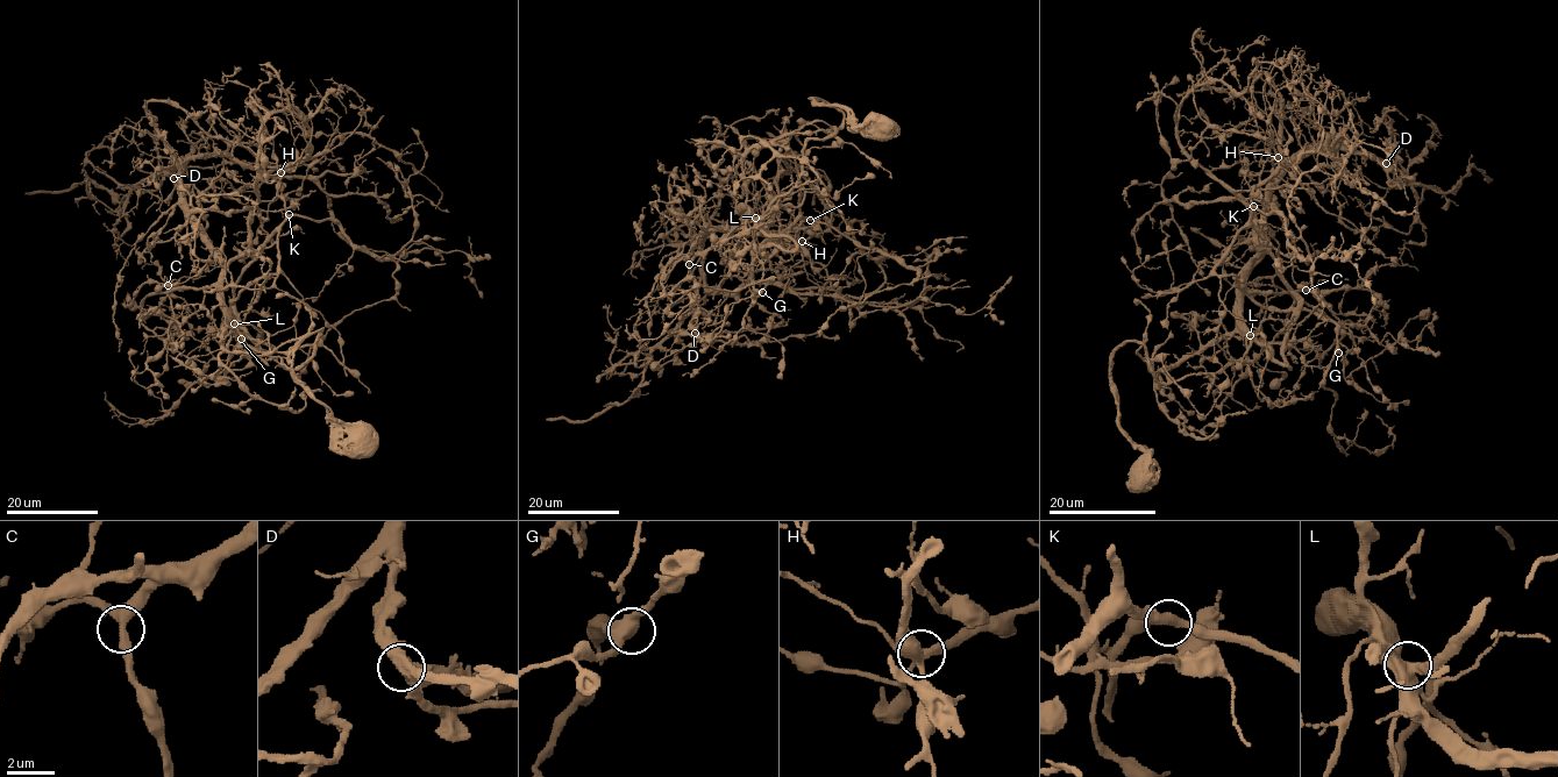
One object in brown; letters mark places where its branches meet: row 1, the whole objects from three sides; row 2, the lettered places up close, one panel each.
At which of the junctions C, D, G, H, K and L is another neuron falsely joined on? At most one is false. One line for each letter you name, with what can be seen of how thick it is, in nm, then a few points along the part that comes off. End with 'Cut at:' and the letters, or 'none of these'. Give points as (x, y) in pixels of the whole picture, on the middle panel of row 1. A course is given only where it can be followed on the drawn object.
Cut at: none of these

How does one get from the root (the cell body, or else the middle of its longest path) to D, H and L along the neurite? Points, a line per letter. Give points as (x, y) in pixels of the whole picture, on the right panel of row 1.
D: (1142, 475), (1114, 353), (1139, 341), (1158, 387), (1235, 363), (1268, 189), (1325, 148), (1386, 163)
H: (1142, 475), (1110, 358), (1139, 341), (1158, 387), (1244, 354), (1240, 284), (1258, 249), (1236, 193), (1278, 157)
L: (1142, 475), (1136, 467), (1145, 453), (1118, 421), (1114, 353), (1139, 341), (1158, 387), (1235, 363), (1250, 335)

